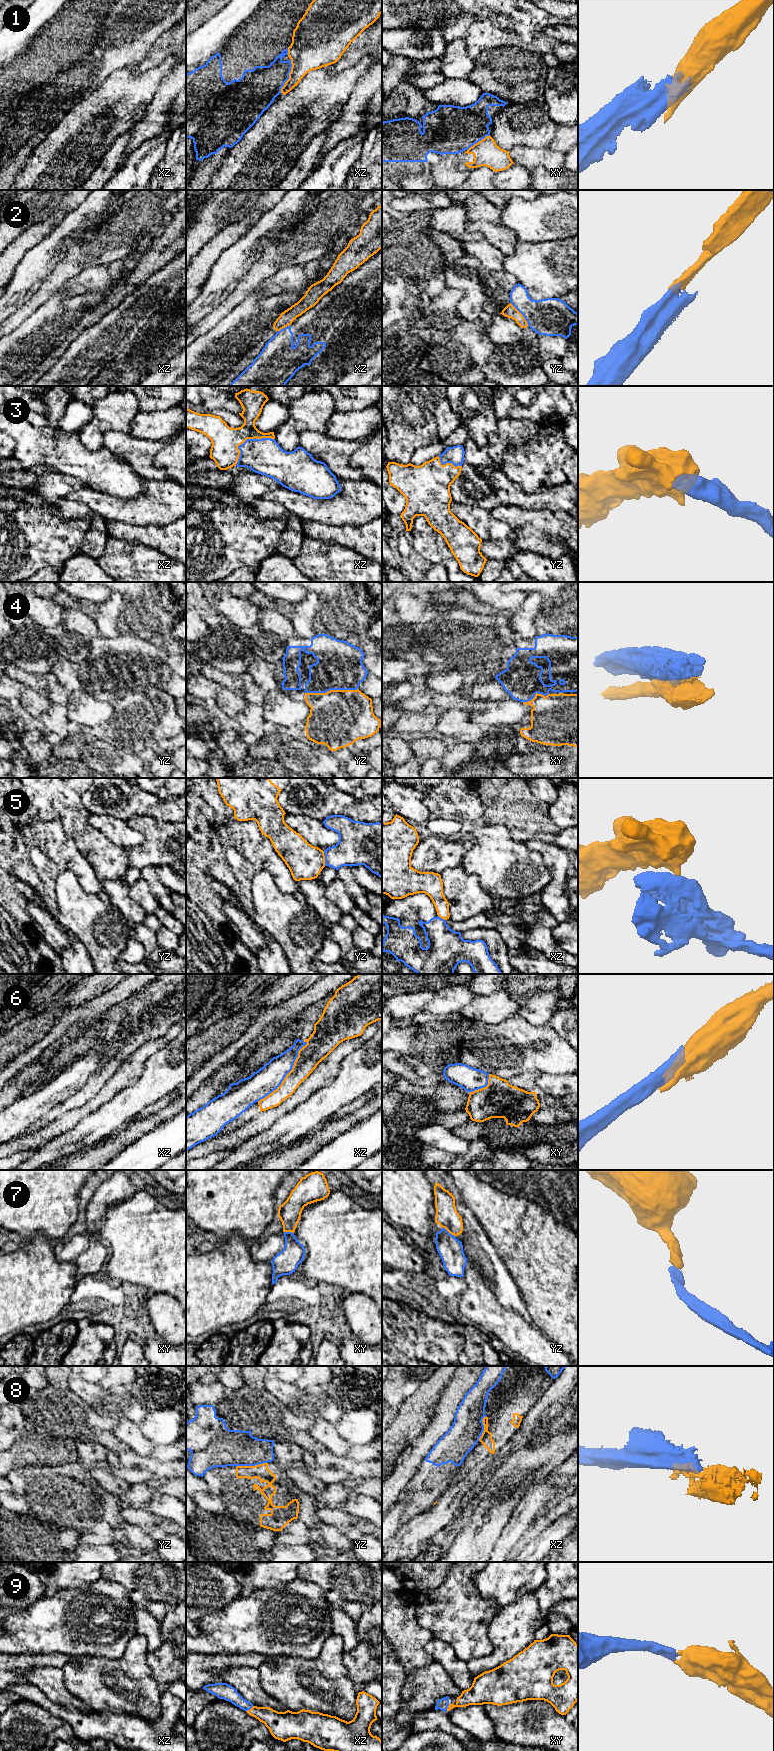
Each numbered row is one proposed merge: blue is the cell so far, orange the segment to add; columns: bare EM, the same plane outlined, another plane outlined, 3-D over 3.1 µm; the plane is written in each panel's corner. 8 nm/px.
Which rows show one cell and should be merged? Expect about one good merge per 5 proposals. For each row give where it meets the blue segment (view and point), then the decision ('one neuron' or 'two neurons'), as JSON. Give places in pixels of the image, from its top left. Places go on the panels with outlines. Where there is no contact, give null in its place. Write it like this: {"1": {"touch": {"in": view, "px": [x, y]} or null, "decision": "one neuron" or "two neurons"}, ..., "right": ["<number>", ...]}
{"1": {"touch": {"in": "xz", "px": [288, 76]}, "decision": "two neurons"}, "2": {"touch": {"in": "yz", "px": [521, 313]}, "decision": "two neurons"}, "3": {"touch": {"in": "xz", "px": [247, 439]}, "decision": "one neuron"}, "4": {"touch": {"in": "yz", "px": [331, 689]}, "decision": "two neurons"}, "5": {"touch": {"in": "yz", "px": [325, 858]}, "decision": "two neurons"}, "6": {"touch": {"in": "xz", "px": [287, 1073]}, "decision": "two neurons"}, "7": {"touch": {"in": "yz", "px": [447, 1231]}, "decision": "one neuron"}, "8": {"touch": {"in": "yz", "px": [251, 1465]}, "decision": "two neurons"}, "9": {"touch": {"in": "xy", "px": [447, 1707]}, "decision": "one neuron"}, "right": ["3", "7", "9"]}

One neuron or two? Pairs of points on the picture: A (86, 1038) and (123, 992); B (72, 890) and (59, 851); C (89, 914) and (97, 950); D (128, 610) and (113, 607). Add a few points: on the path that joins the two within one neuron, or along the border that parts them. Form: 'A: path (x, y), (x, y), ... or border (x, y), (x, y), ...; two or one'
A: path (94, 1025), (95, 1015), (110, 1000); one
B: border (61, 869), (71, 871), (82, 886); two
C: path (92, 923), (92, 937), (94, 941); one
D: border (117, 592), (122, 596), (118, 629); two

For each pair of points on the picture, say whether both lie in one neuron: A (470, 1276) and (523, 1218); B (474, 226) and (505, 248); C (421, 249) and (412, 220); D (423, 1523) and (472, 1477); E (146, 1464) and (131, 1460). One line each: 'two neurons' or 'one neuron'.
A: two neurons
B: one neuron
C: one neuron
D: one neuron
E: one neuron

